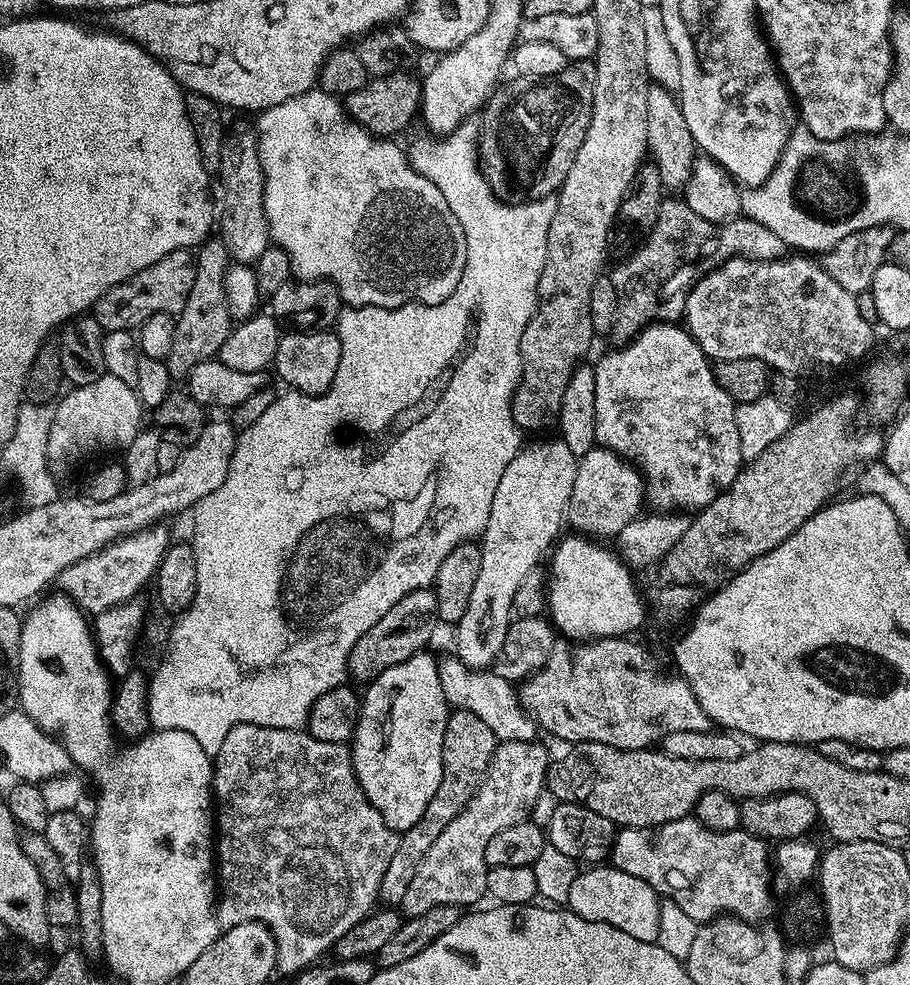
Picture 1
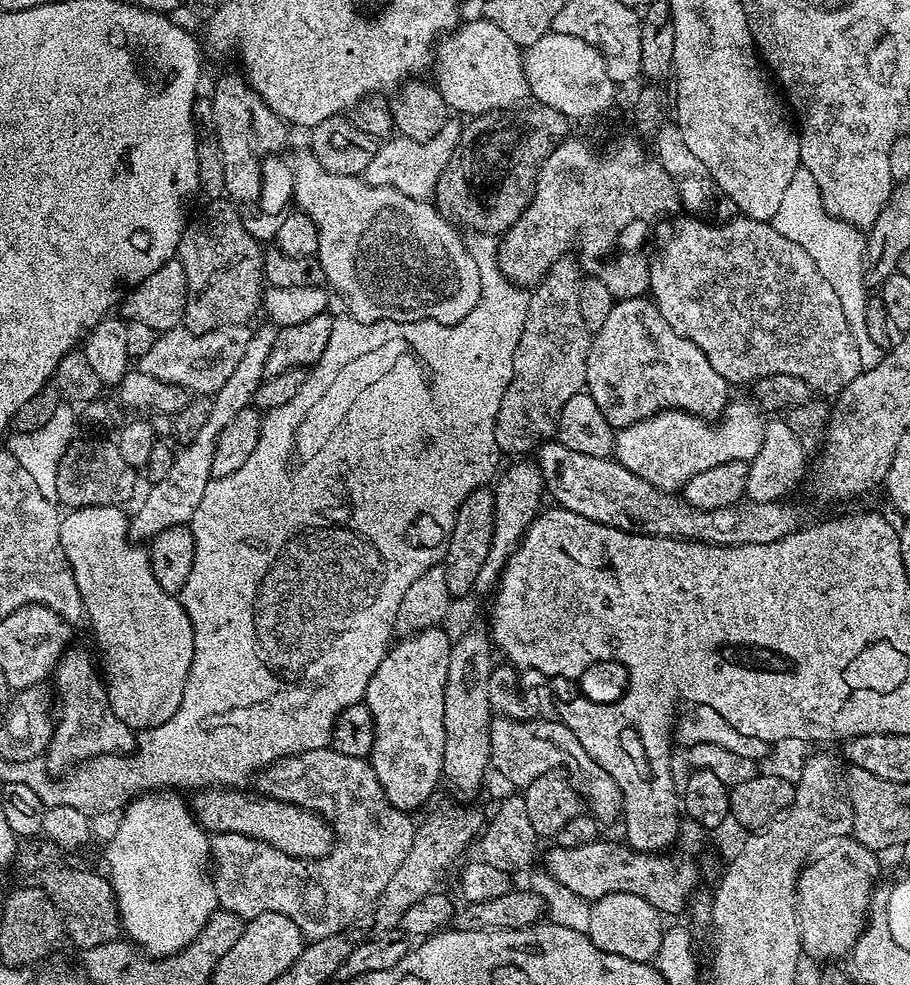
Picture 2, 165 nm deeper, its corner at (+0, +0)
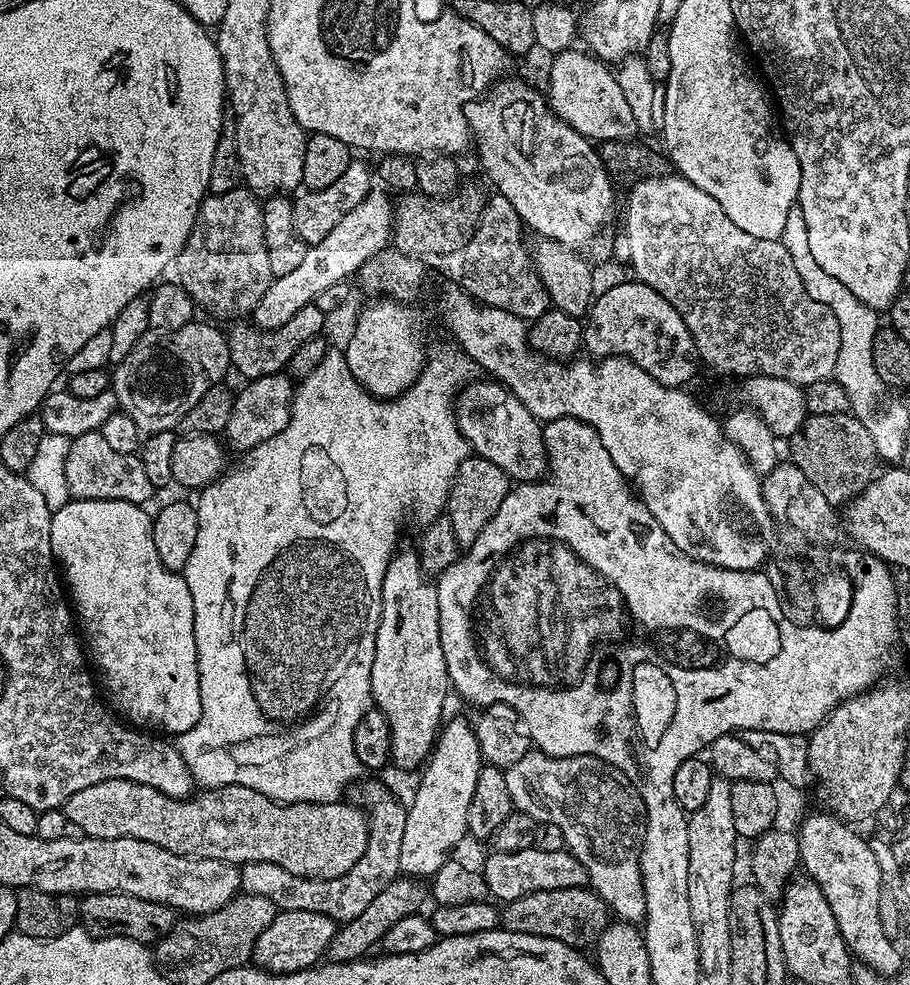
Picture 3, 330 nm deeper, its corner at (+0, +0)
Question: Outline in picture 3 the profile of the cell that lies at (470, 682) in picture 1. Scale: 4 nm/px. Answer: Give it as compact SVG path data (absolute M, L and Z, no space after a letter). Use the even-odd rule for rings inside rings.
M533 750L526 753L514 766L504 769L506 778L506 790L510 790L512 807L517 812L524 812L530 818L534 818L540 824L553 824L562 830L564 847L571 852L572 856L582 862L582 866L588 875L588 884L592 891L597 892L608 905L611 915L629 924L639 925L644 918L646 902L644 901L644 887L642 886L642 874L640 873L640 851L644 845L644 827L646 826L646 810L644 809L644 799L640 797L640 792L632 784L630 778L622 775L617 768L610 768L593 756L548 756L545 752Z

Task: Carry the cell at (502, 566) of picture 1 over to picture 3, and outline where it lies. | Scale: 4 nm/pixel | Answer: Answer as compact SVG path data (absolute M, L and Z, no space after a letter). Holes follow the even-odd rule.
M458 716L449 719L439 731L414 798L407 805L399 866L401 873L410 878L430 878L468 834L470 802L484 763L473 725L460 719Z

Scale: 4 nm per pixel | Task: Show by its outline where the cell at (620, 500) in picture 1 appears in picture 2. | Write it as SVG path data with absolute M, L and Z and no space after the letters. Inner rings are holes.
M733 399L728 407L724 409L722 418L715 422L709 422L703 416L692 416L689 412L660 412L657 416L651 416L646 420L615 429L614 432L614 458L630 474L638 474L650 486L654 486L663 492L679 493L694 478L694 474L702 474L719 464L725 464L731 460L743 460L751 462L762 448L762 438L764 437L764 426L766 420L761 409L757 408L751 399Z

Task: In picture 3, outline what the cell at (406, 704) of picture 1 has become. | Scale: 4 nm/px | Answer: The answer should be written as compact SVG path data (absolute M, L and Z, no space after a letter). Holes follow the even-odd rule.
M397 551L388 564L380 599L380 625L376 631L370 686L373 705L386 714L386 722L390 722L391 763L400 768L419 769L432 755L445 717L443 702L450 693L450 685L438 630L436 586L425 576L415 551Z

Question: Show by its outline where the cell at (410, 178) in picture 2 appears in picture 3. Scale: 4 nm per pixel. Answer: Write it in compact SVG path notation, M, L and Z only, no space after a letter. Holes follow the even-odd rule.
M372 189L321 242L308 248L305 260L297 269L275 277L252 313L253 325L261 331L284 326L302 307L315 303L317 296L327 287L345 283L350 279L348 277L359 273L365 262L385 251L391 245L395 229L395 205L389 197L391 195L385 189Z

